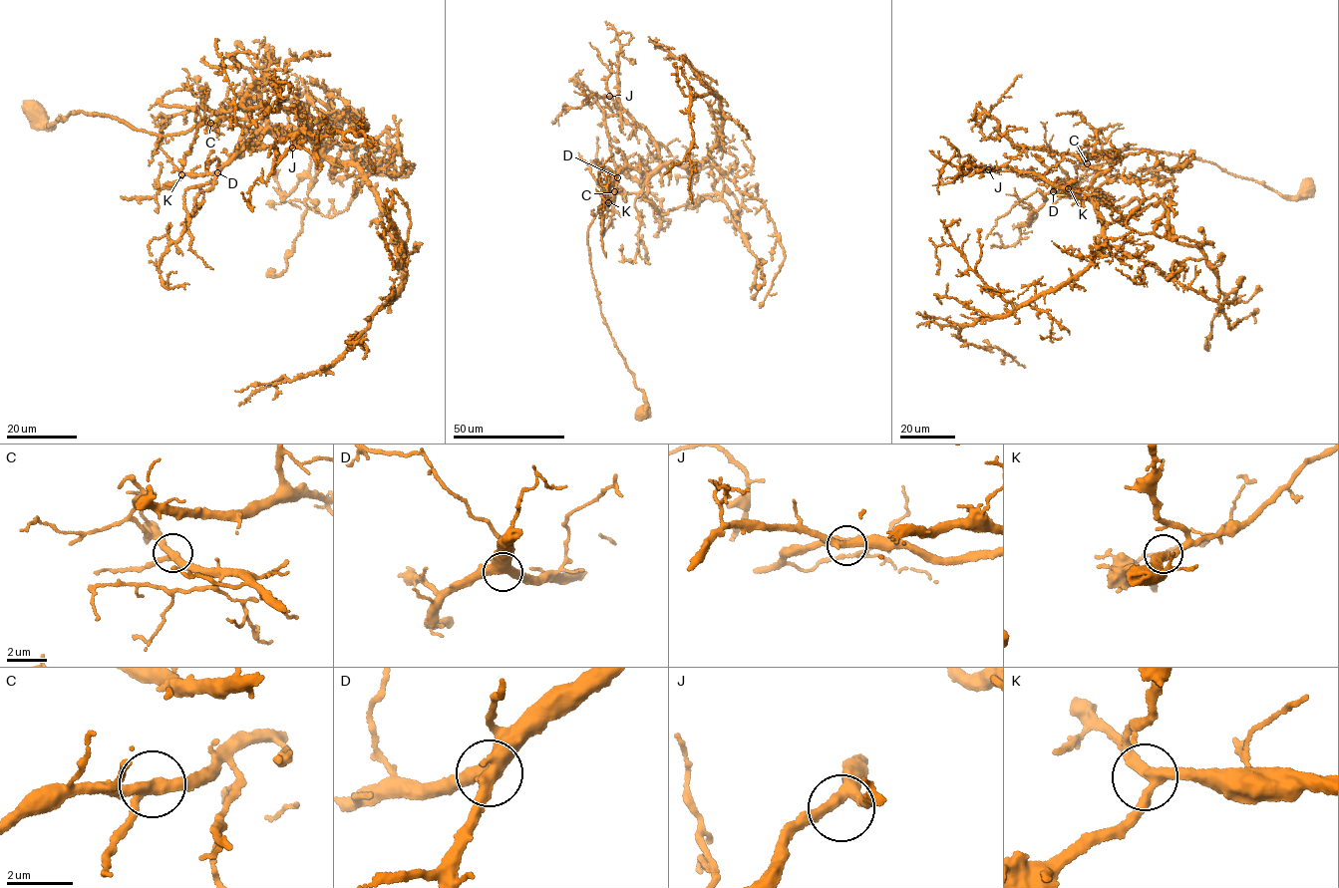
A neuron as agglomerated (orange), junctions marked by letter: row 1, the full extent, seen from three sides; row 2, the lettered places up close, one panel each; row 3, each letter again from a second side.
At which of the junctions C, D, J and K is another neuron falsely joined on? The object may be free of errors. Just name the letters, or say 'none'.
none

